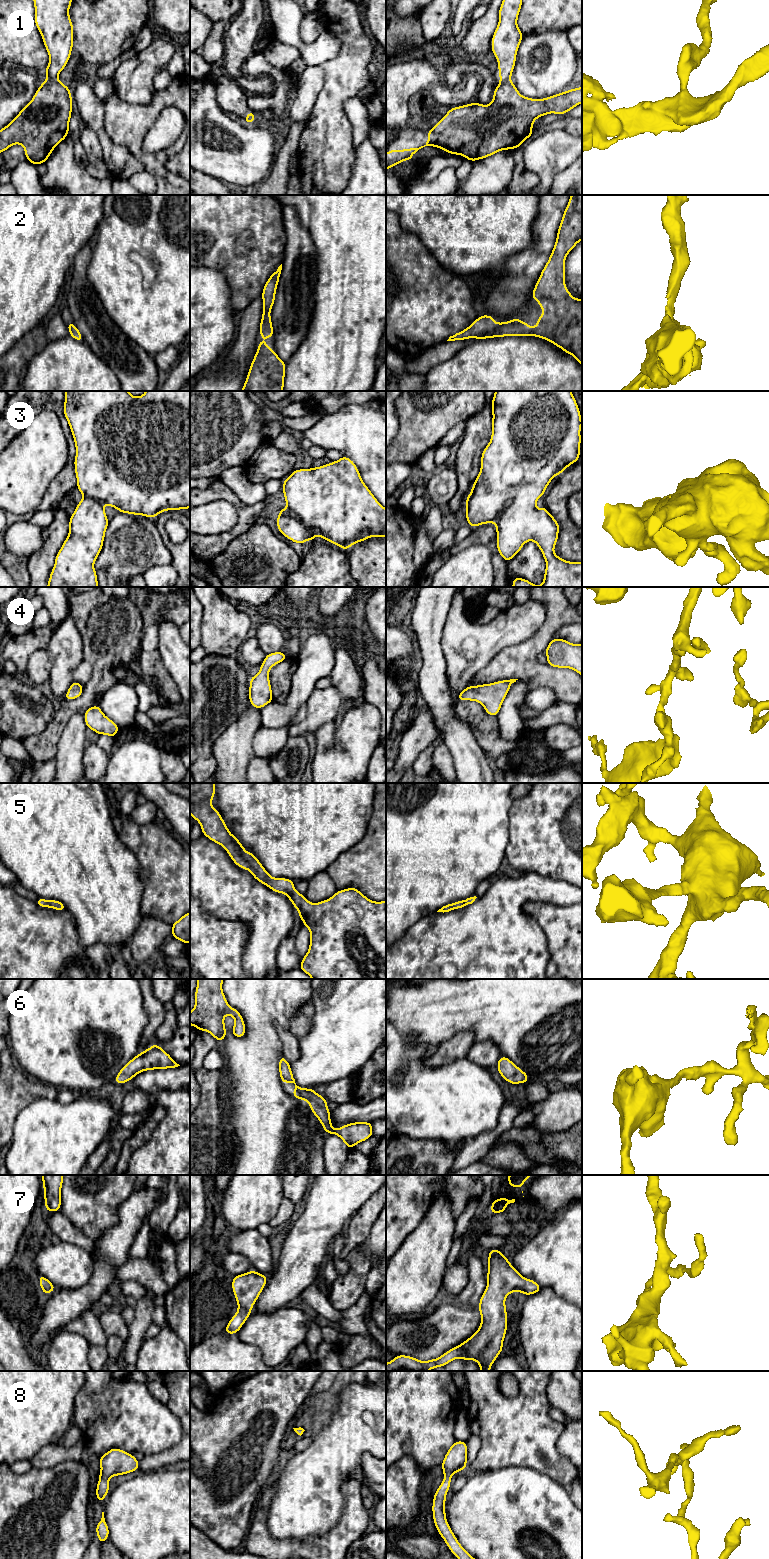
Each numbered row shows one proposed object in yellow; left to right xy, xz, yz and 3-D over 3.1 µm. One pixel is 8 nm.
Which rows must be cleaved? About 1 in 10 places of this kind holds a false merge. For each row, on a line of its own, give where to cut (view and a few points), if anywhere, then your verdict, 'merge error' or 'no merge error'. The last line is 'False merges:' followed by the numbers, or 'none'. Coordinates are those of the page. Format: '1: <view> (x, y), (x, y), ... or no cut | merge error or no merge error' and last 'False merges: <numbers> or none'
1: xy (48, 78), (57, 80) | merge error
2: no cut | no merge error
3: no cut | no merge error
4: no cut | no merge error
5: no cut | no merge error
6: no cut | no merge error
7: no cut | no merge error
8: no cut | no merge error
False merges: 1

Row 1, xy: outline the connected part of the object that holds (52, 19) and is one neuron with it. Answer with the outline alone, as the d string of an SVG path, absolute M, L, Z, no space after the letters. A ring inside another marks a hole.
M33 0L33 3L35 25L49 54L45 76L58 80L73 49L73 23L69 15L72 0Z

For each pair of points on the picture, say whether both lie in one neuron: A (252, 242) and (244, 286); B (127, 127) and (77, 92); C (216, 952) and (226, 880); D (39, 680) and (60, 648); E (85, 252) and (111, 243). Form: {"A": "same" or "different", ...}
{"A": "same", "B": "different", "C": "different", "D": "different", "E": "different"}

